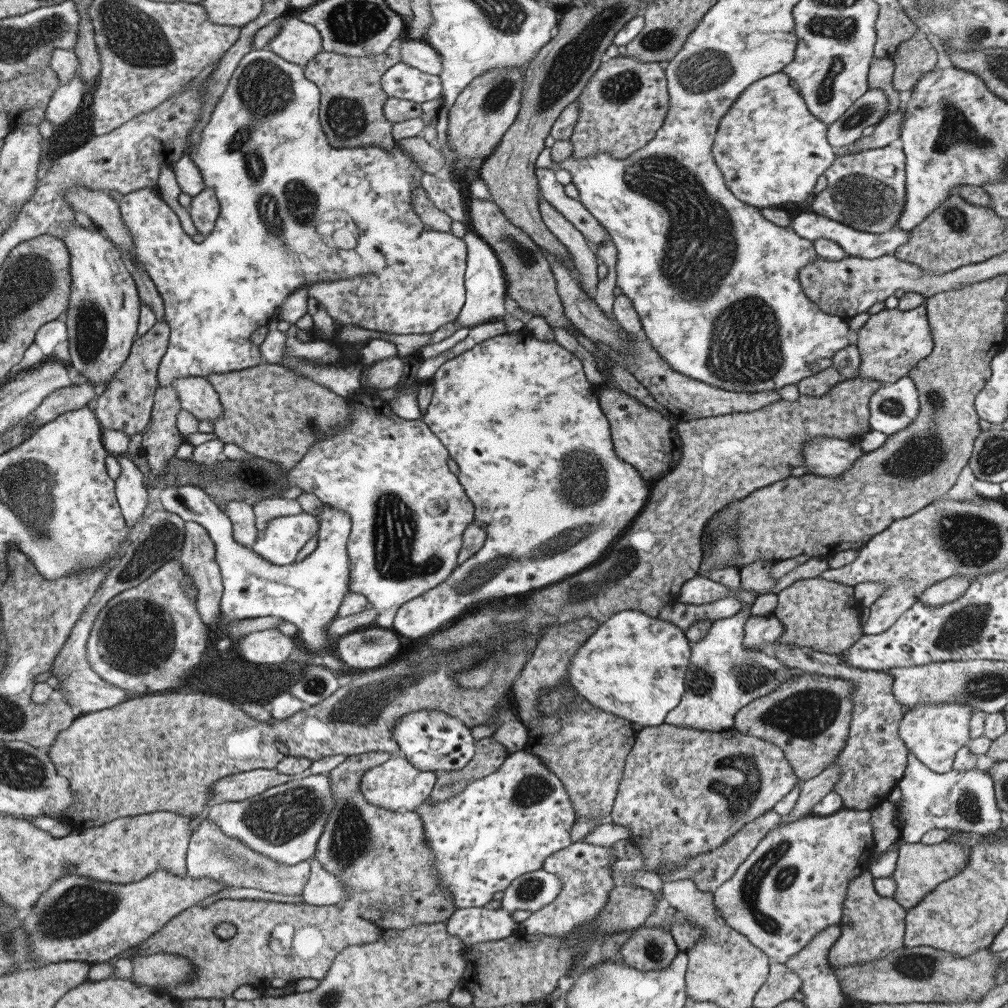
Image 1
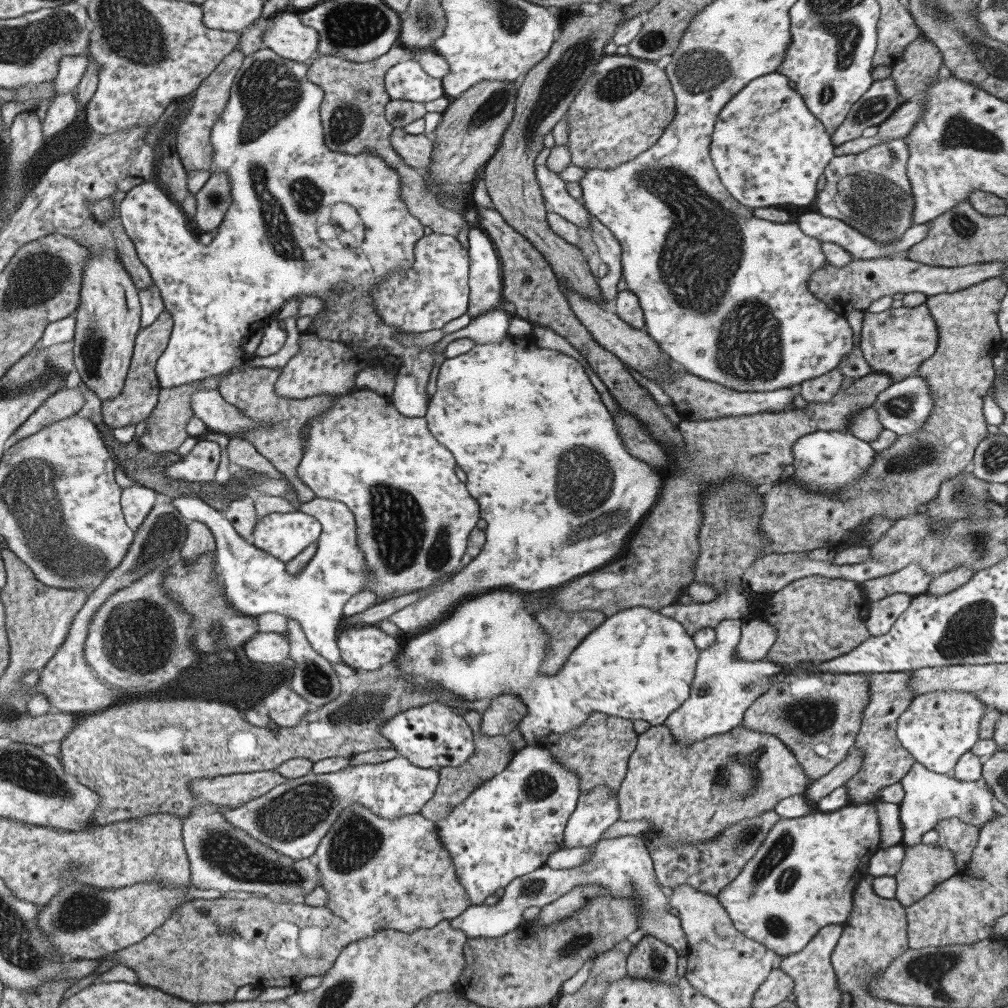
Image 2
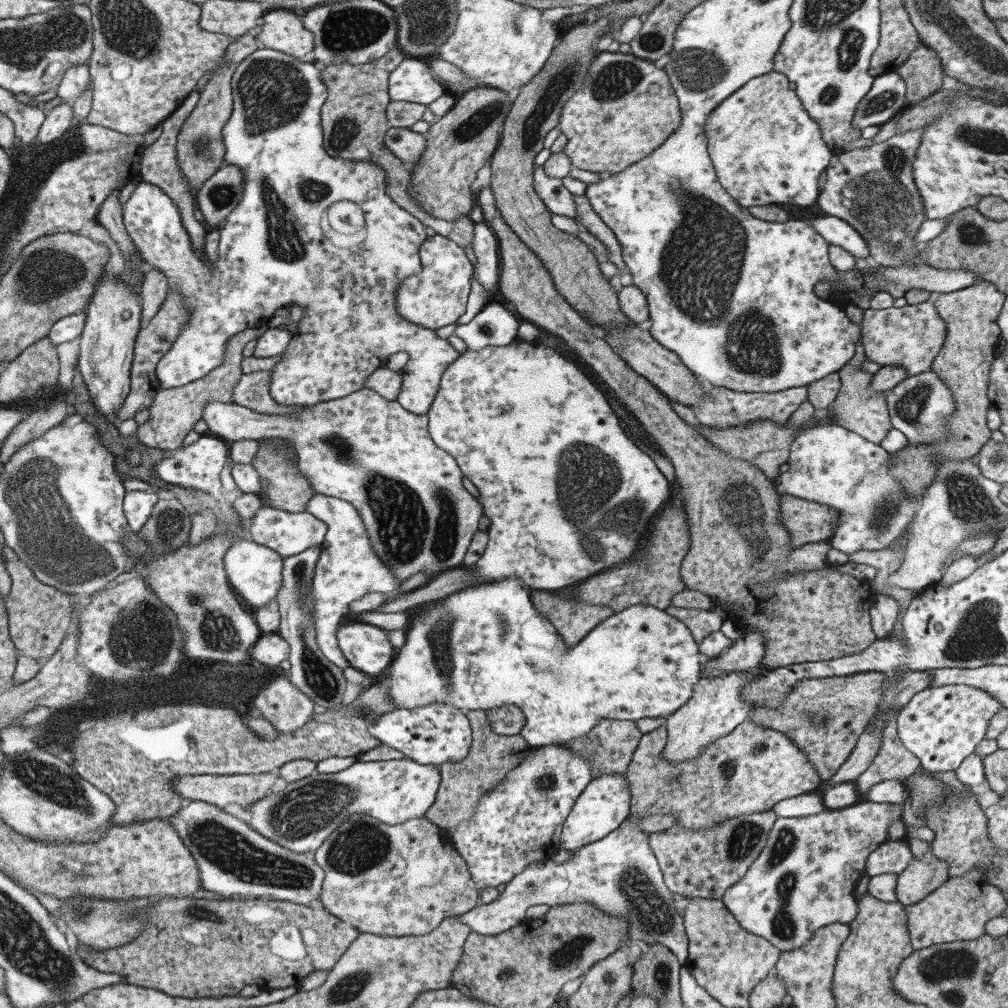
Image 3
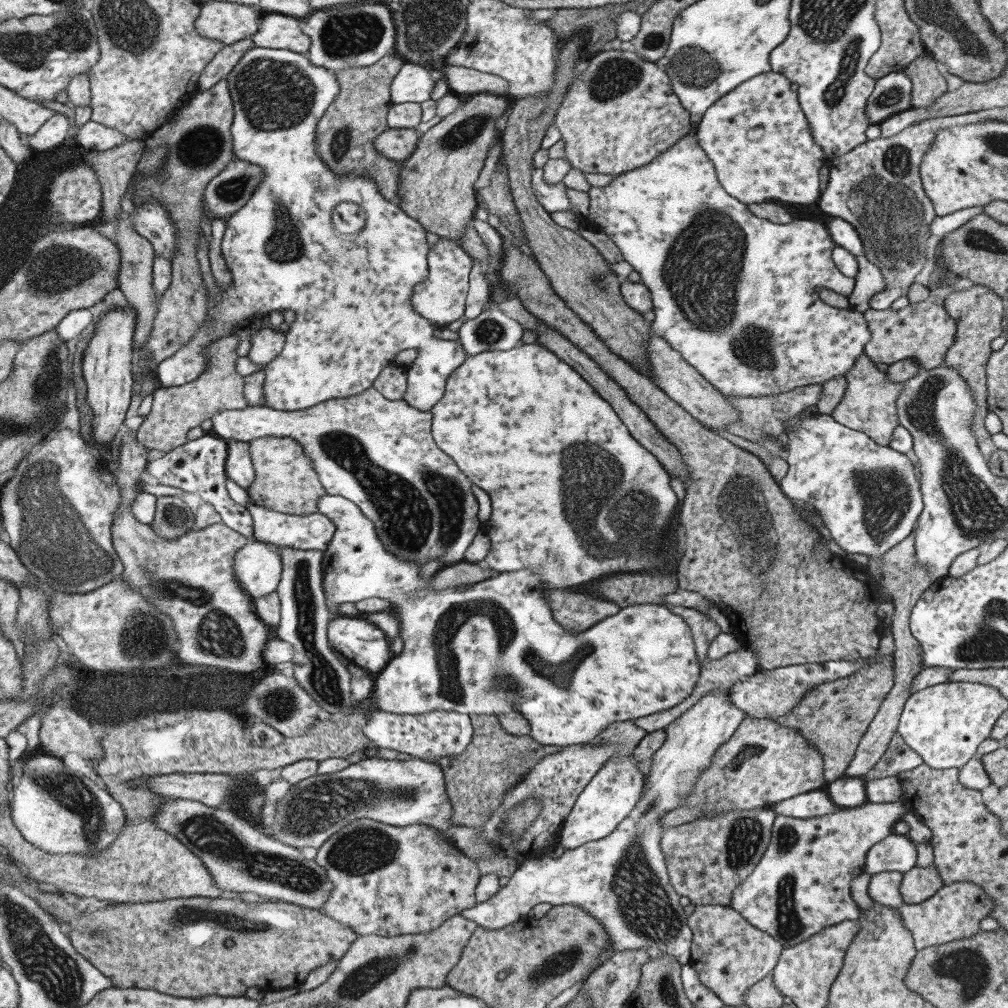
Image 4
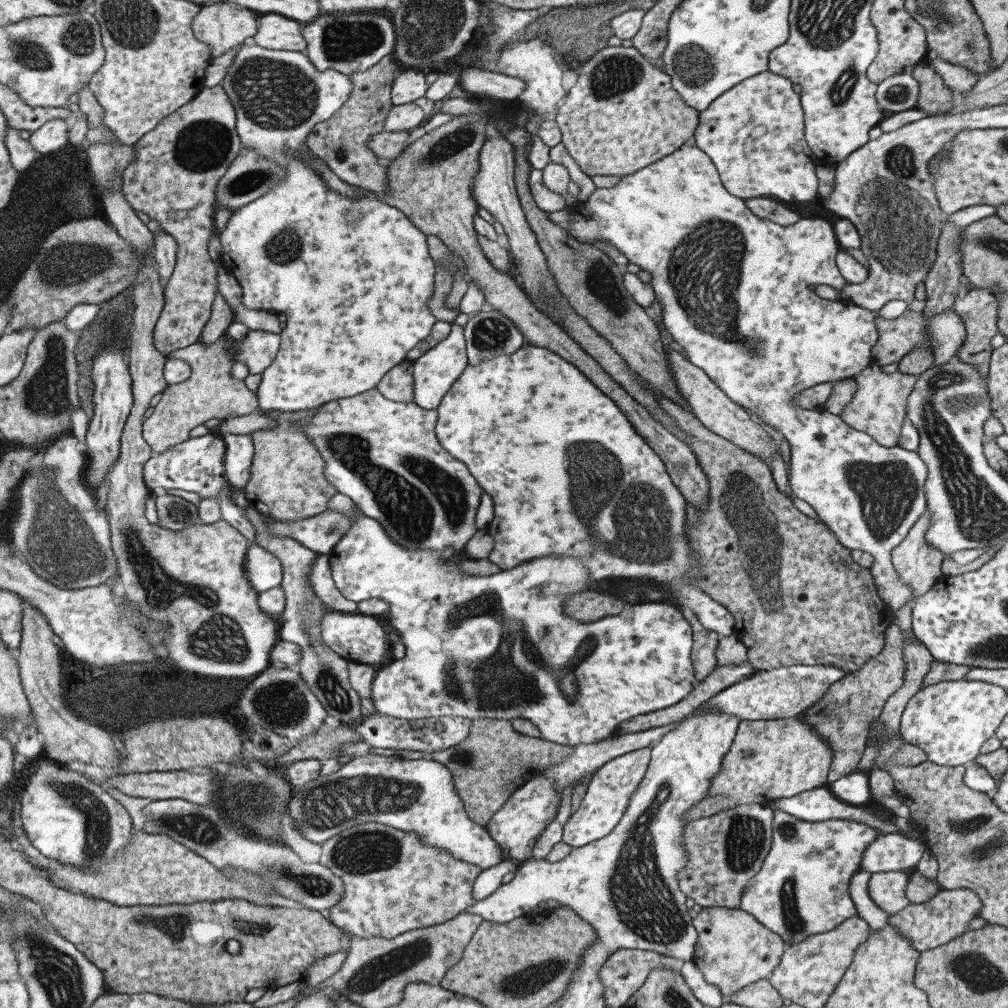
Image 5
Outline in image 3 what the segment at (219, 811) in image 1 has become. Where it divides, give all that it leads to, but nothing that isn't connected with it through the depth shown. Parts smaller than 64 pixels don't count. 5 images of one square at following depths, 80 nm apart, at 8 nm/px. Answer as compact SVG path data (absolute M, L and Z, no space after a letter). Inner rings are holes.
M406 757L399 760L355 761L341 772L331 774L311 773L309 776L288 783L282 792L273 797L263 797L245 807L249 812L249 826L261 836L271 839L279 846L296 853L311 852L321 846L339 824L344 815L368 814L383 824L401 824L412 818L423 818L427 809L434 803L440 783L440 770L432 764L417 764Z

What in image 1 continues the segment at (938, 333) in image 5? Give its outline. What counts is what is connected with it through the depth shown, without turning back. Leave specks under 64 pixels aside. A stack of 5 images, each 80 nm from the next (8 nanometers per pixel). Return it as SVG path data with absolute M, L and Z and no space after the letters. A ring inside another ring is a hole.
M921 305L908 311L884 308L870 314L865 324L858 328L853 343L860 354L860 368L854 377L873 379L881 384L907 377L908 372L933 348L926 307Z

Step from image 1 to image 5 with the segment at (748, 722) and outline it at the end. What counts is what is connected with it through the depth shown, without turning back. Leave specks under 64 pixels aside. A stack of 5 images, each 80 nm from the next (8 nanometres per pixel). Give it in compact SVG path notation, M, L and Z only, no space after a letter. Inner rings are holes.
M891 623L886 628L884 645L879 654L870 657L859 670L843 675L824 692L818 702L795 717L809 723L834 752L826 778L827 784L856 770L872 722L883 711L885 700L903 684L903 677L902 630Z

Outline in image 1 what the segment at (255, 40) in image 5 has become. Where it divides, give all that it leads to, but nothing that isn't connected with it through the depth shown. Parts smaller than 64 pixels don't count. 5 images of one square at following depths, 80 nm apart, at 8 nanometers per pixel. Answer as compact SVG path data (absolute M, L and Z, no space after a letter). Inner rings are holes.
M296 15L284 16L279 21L279 32L265 45L271 52L303 66L322 51L321 37L315 28L298 20Z

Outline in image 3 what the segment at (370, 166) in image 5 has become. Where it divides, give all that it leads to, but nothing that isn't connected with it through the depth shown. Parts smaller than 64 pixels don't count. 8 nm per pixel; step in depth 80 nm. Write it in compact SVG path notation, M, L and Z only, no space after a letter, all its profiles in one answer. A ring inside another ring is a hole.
M393 46L381 58L367 64L347 64L335 62L328 64L315 63L320 70L320 79L327 88L327 99L320 108L320 125L322 128L322 147L325 154L331 158L343 160L360 160L376 164L384 174L387 196L403 210L411 213L419 222L435 232L435 235L445 236L458 244L472 247L473 222L467 216L460 216L449 222L433 218L427 214L408 195L410 171L408 165L393 156L383 144L385 131L389 128L386 121L386 106L391 102L388 98L388 76L398 67L407 55L397 46Z

